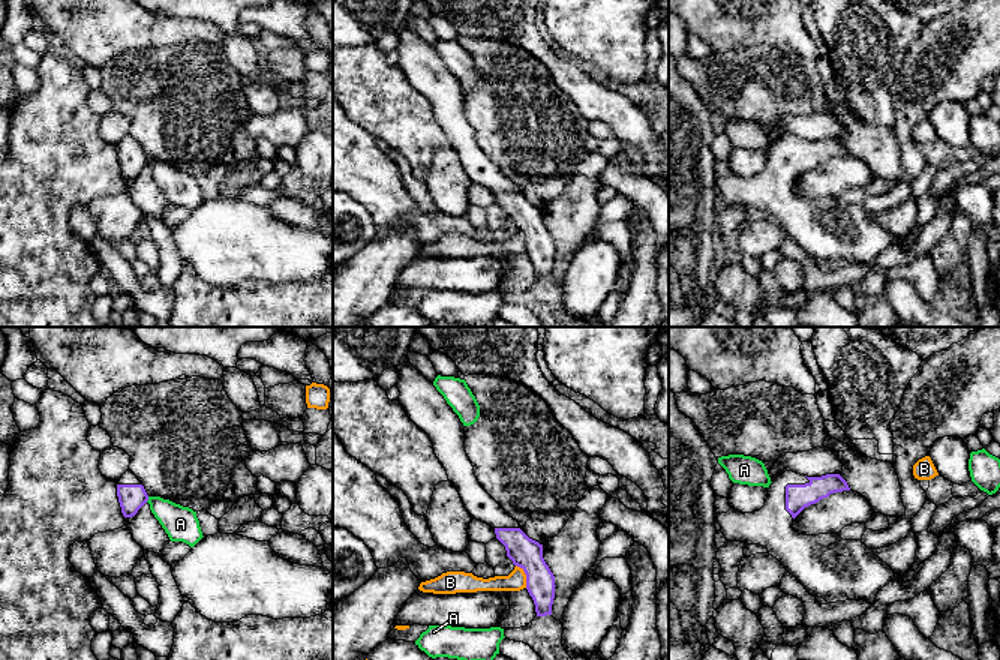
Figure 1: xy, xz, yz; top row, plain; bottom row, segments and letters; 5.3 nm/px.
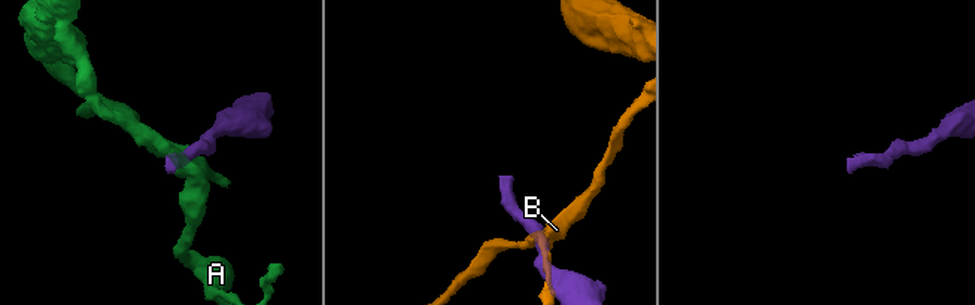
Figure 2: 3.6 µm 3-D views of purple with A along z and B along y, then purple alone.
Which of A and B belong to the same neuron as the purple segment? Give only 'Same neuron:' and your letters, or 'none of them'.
Same neuron: none of them

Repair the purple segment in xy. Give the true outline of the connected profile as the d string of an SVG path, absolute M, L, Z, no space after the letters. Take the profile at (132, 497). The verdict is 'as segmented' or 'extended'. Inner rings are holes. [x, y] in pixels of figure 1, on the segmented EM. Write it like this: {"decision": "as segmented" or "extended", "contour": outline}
{"decision": "extended", "contour": "M126 471L117 480L117 496L124 525L114 531L97 532L88 540L97 572L109 578L132 574L133 567L144 555L144 549L133 540L127 524L148 501L148 495L136 476Z"}

